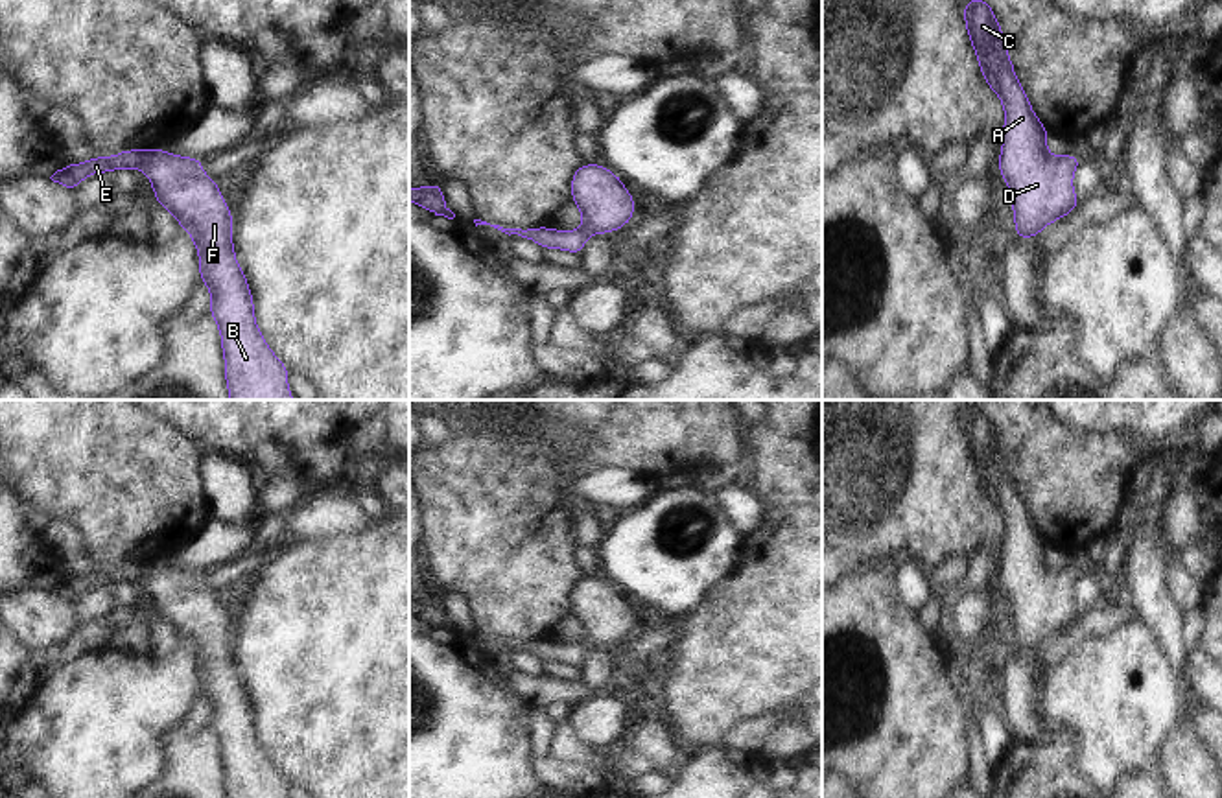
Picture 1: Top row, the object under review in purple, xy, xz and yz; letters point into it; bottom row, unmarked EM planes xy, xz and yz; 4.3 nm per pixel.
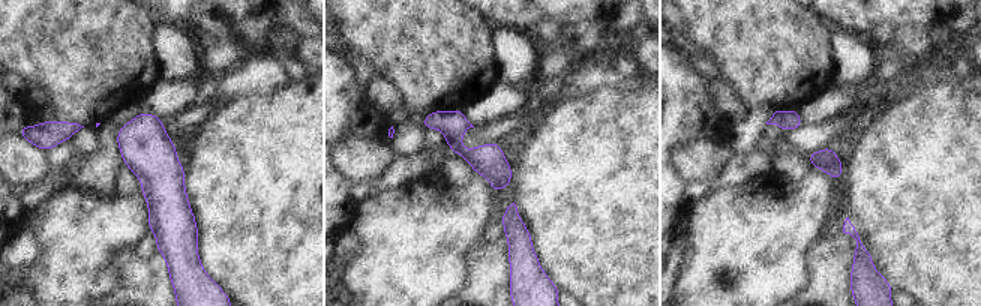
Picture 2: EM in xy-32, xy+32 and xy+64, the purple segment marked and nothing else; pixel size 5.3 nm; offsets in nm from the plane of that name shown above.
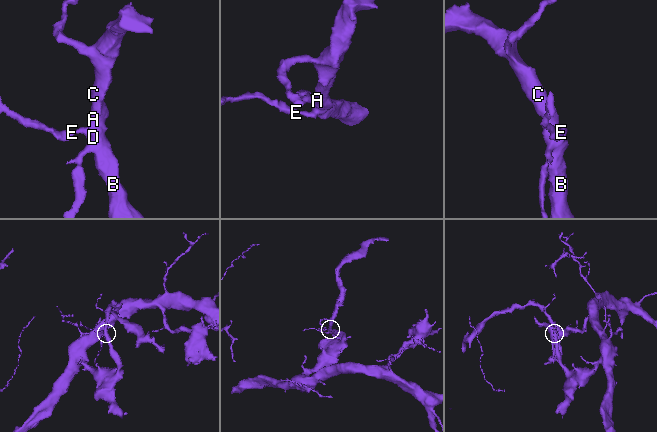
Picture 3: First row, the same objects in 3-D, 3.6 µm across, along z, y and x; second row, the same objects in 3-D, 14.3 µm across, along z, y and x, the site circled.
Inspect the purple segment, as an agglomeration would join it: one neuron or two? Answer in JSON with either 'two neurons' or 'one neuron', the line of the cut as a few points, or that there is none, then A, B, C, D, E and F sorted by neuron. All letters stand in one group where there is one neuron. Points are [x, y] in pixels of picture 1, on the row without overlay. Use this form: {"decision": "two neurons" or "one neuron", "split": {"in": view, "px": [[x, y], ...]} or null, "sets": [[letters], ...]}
{"decision": "one neuron", "split": null, "sets": [["A", "B", "C", "D", "E", "F"]]}

